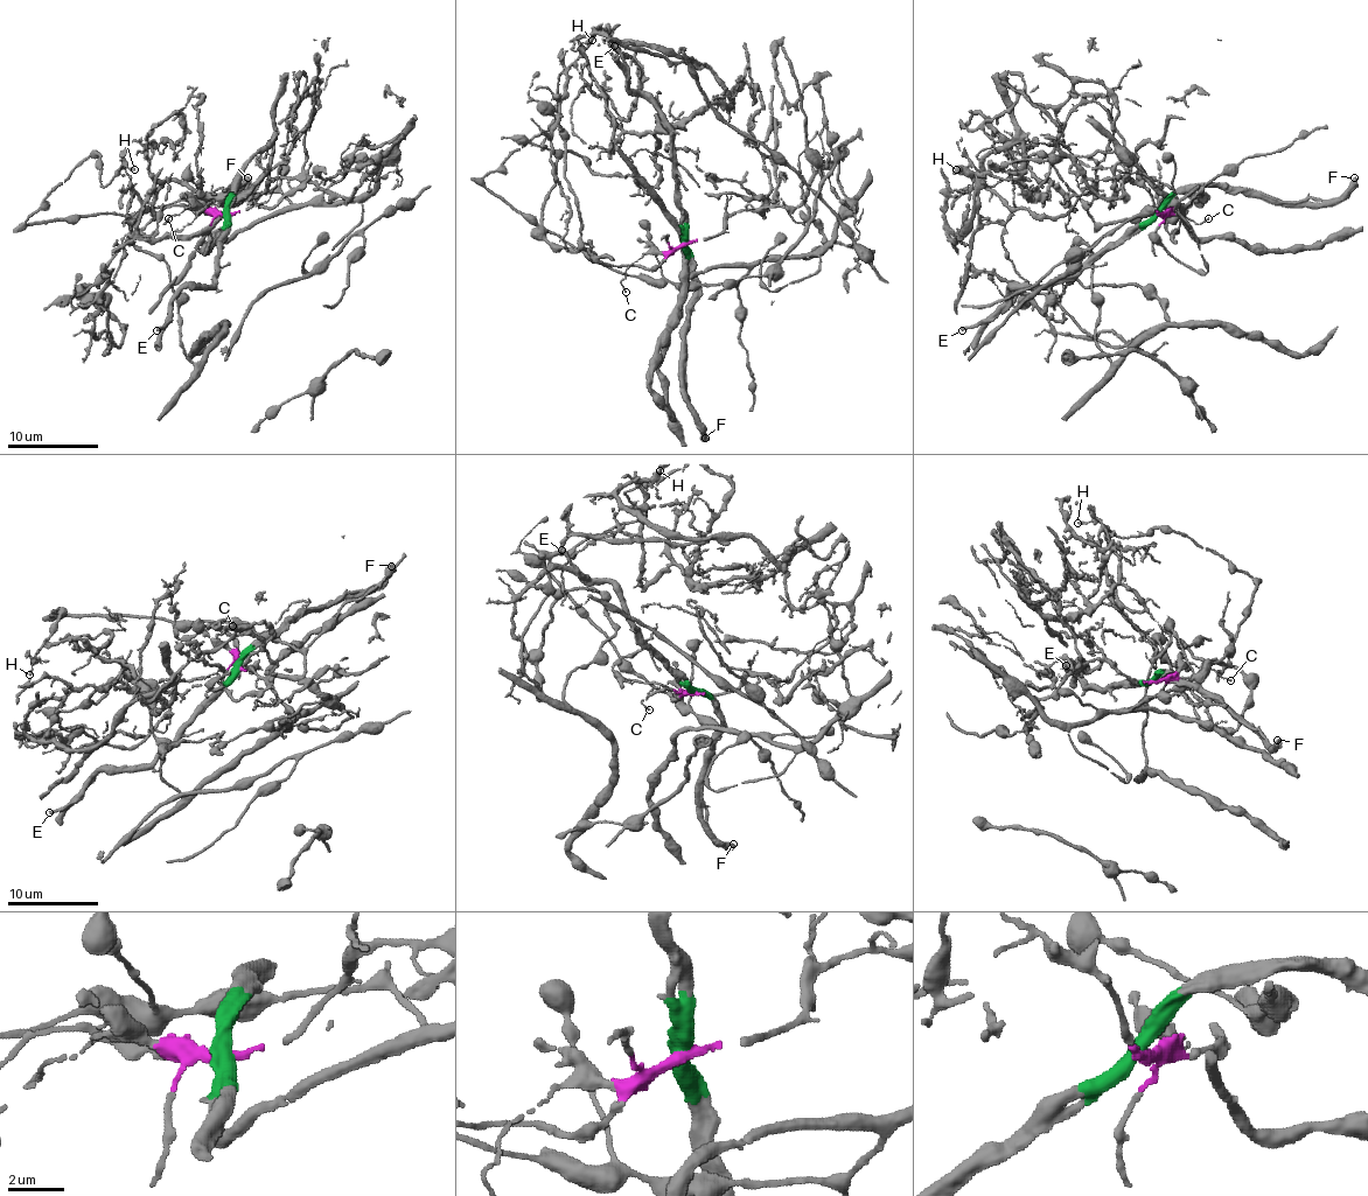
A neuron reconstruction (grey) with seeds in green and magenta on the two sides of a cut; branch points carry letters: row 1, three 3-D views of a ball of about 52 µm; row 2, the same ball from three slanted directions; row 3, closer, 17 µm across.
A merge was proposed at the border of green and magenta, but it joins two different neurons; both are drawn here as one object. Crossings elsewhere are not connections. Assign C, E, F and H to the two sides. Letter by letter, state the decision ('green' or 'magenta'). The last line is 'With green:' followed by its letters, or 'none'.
C: magenta
E: green
F: green
H: magenta
With green: E, F

